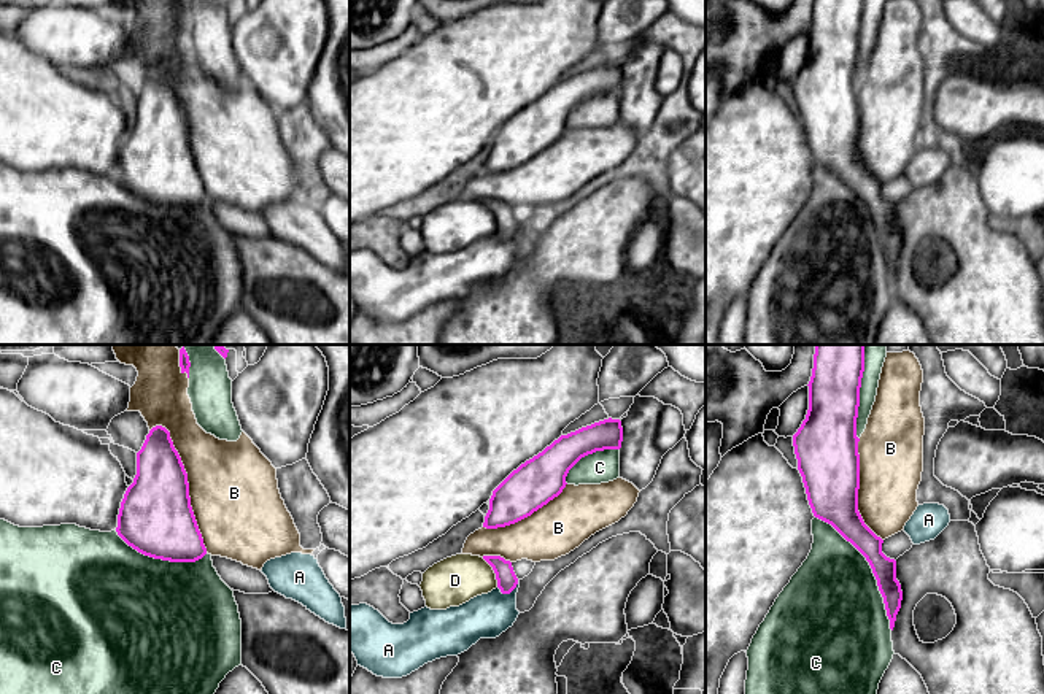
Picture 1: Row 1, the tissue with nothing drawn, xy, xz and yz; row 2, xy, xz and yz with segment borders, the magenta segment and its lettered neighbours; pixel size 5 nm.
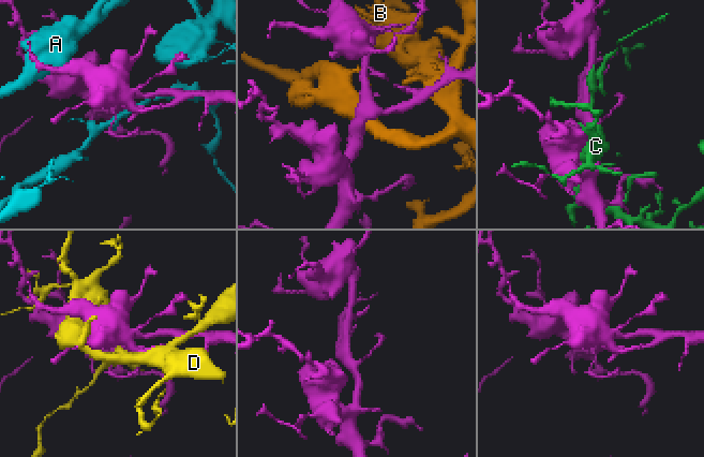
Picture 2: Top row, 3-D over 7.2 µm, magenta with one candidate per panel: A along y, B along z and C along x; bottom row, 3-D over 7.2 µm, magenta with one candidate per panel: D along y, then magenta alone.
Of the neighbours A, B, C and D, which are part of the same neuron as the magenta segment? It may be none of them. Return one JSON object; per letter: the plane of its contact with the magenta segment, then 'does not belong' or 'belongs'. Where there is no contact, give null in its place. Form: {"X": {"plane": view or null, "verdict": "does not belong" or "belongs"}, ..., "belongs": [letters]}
{"A": {"plane": "xz", "verdict": "does not belong"}, "B": {"plane": "xy", "verdict": "does not belong"}, "C": {"plane": "yz", "verdict": "does not belong"}, "D": {"plane": "xz", "verdict": "does not belong"}, "belongs": []}

